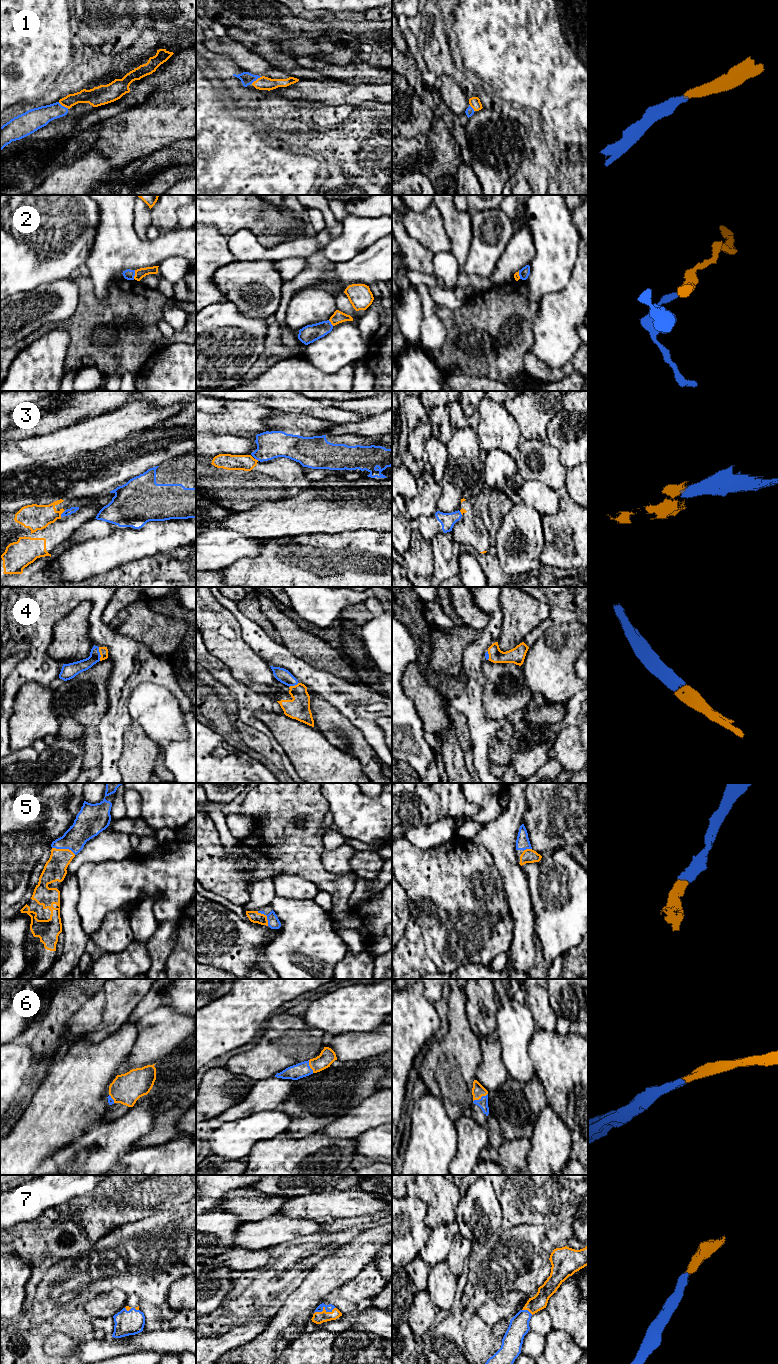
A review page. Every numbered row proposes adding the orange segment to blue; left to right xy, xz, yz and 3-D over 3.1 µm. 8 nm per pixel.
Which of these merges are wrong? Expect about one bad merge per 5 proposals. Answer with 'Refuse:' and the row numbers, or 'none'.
Refuse: 2, 3

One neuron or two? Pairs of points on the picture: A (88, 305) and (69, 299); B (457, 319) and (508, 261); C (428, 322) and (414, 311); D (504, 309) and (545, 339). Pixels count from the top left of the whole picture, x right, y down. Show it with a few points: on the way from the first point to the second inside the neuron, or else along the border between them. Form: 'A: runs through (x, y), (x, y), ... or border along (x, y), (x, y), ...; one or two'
A: border along (72, 278), (78, 287), (79, 301); two
B: border along (515, 280), (487, 290); two
C: border along (417, 294), (421, 308), (420, 340); two
D: border along (539, 307), (534, 323), (534, 341), (529, 350); two

